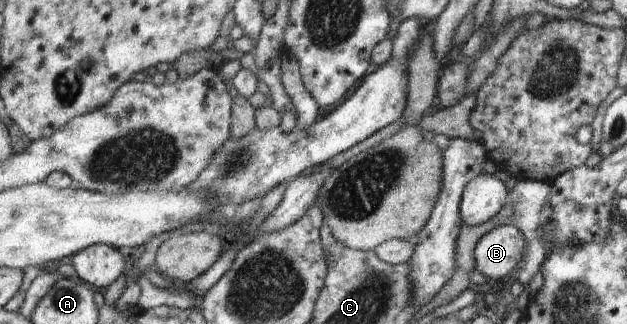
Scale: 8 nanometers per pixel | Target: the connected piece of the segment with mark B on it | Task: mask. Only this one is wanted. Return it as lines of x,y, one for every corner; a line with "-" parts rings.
517,226
494,227
476,243
476,269
498,284
506,274
516,274
516,264
522,260
526,246
524,235

